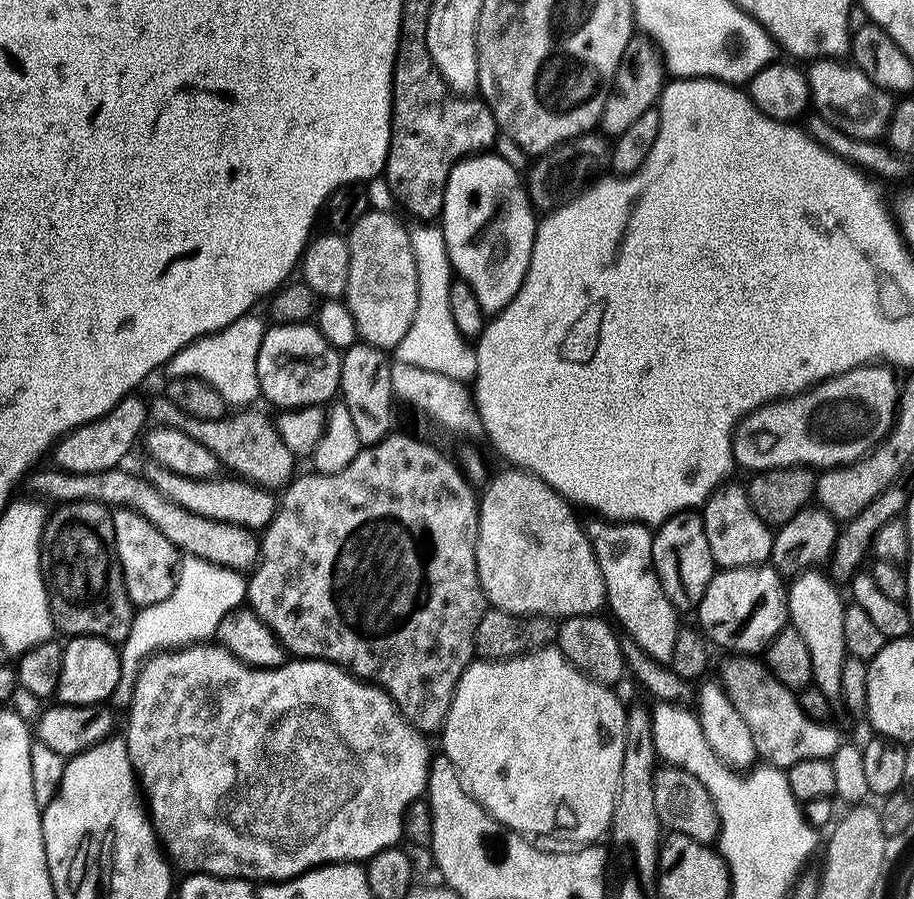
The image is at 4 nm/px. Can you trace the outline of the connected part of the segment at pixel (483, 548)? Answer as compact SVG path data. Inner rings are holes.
M515 466L505 467L505 472L500 472L488 484L488 489L482 492L480 501L480 521L478 522L478 542L476 543L476 565L478 578L484 591L485 601L491 607L509 612L515 616L550 616L553 618L567 618L570 616L595 616L605 607L608 591L602 578L602 570L598 570L598 562L594 558L594 550L588 541L585 525L575 516L573 505L565 500L560 493L555 492L546 482L542 482L532 472L525 472L523 468Z

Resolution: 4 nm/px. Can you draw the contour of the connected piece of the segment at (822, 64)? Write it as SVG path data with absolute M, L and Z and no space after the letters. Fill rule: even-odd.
M825 58L811 61L806 68L806 77L811 107L822 118L830 121L838 130L850 134L855 140L879 141L887 133L888 124L892 121L894 111L893 97L885 92L883 88L879 88L873 80L866 78L866 74L862 74L860 68L848 62L841 62L836 58Z

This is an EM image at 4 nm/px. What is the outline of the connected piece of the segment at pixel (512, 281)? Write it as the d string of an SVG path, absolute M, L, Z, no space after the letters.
M477 154L458 161L450 170L444 209L440 211L438 224L444 230L444 241L453 273L465 280L470 290L474 290L474 298L478 298L484 313L501 312L512 301L514 294L518 294L530 266L537 223L538 216L528 198L525 181L518 169L510 166L510 162L495 154Z

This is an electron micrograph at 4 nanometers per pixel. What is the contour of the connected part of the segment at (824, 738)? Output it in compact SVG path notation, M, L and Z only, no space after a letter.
M748 654L733 655L721 666L718 679L724 685L730 702L734 702L734 708L742 718L746 718L746 726L750 726L754 734L757 757L781 770L806 758L831 758L842 743L839 730L831 728L831 723L808 717L800 708L793 689L778 682L772 671L756 660L759 659Z

